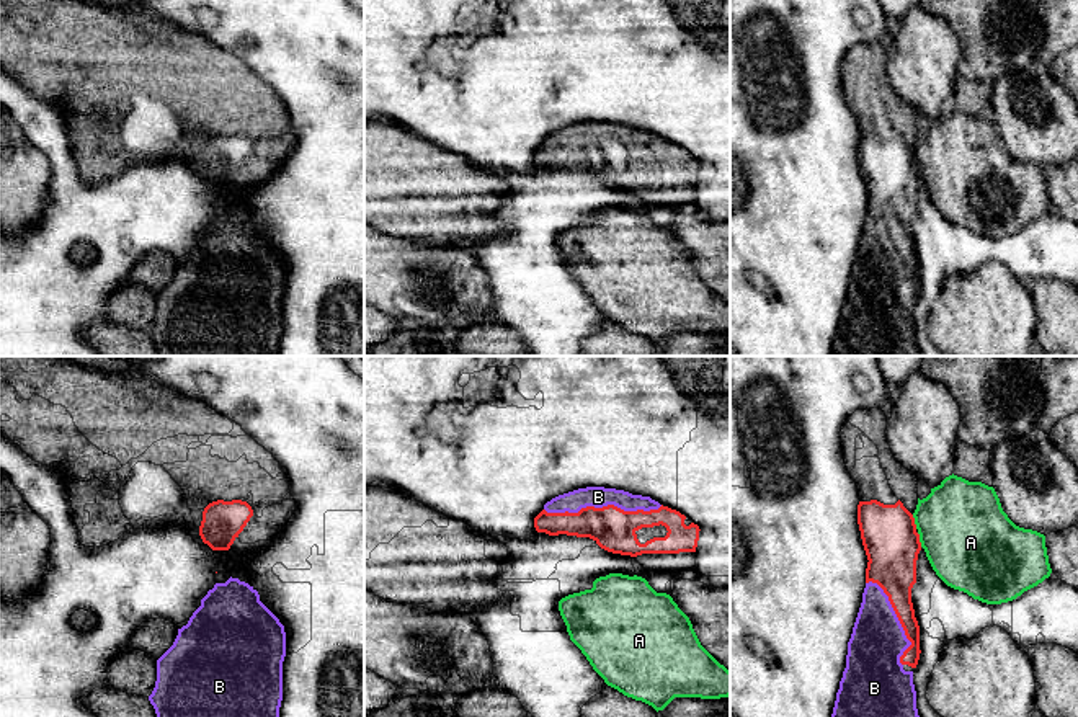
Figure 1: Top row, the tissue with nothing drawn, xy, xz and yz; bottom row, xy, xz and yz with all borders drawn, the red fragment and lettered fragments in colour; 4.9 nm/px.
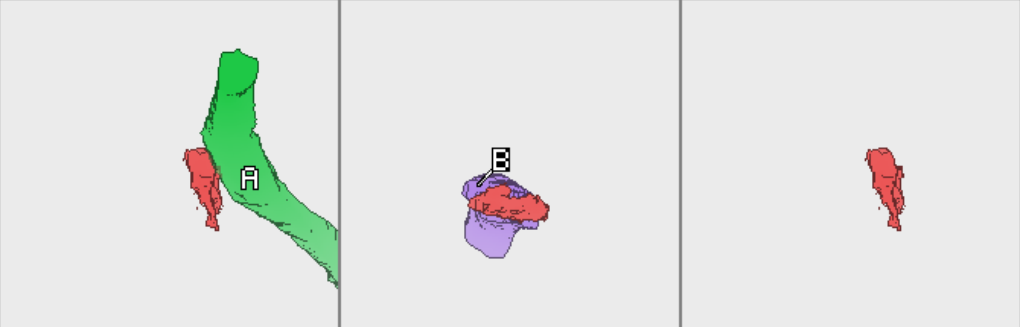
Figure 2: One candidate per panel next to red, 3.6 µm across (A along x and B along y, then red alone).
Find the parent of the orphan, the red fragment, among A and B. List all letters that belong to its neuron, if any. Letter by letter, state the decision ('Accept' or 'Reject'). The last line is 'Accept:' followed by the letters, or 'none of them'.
A: Reject
B: Accept
Accept: B

